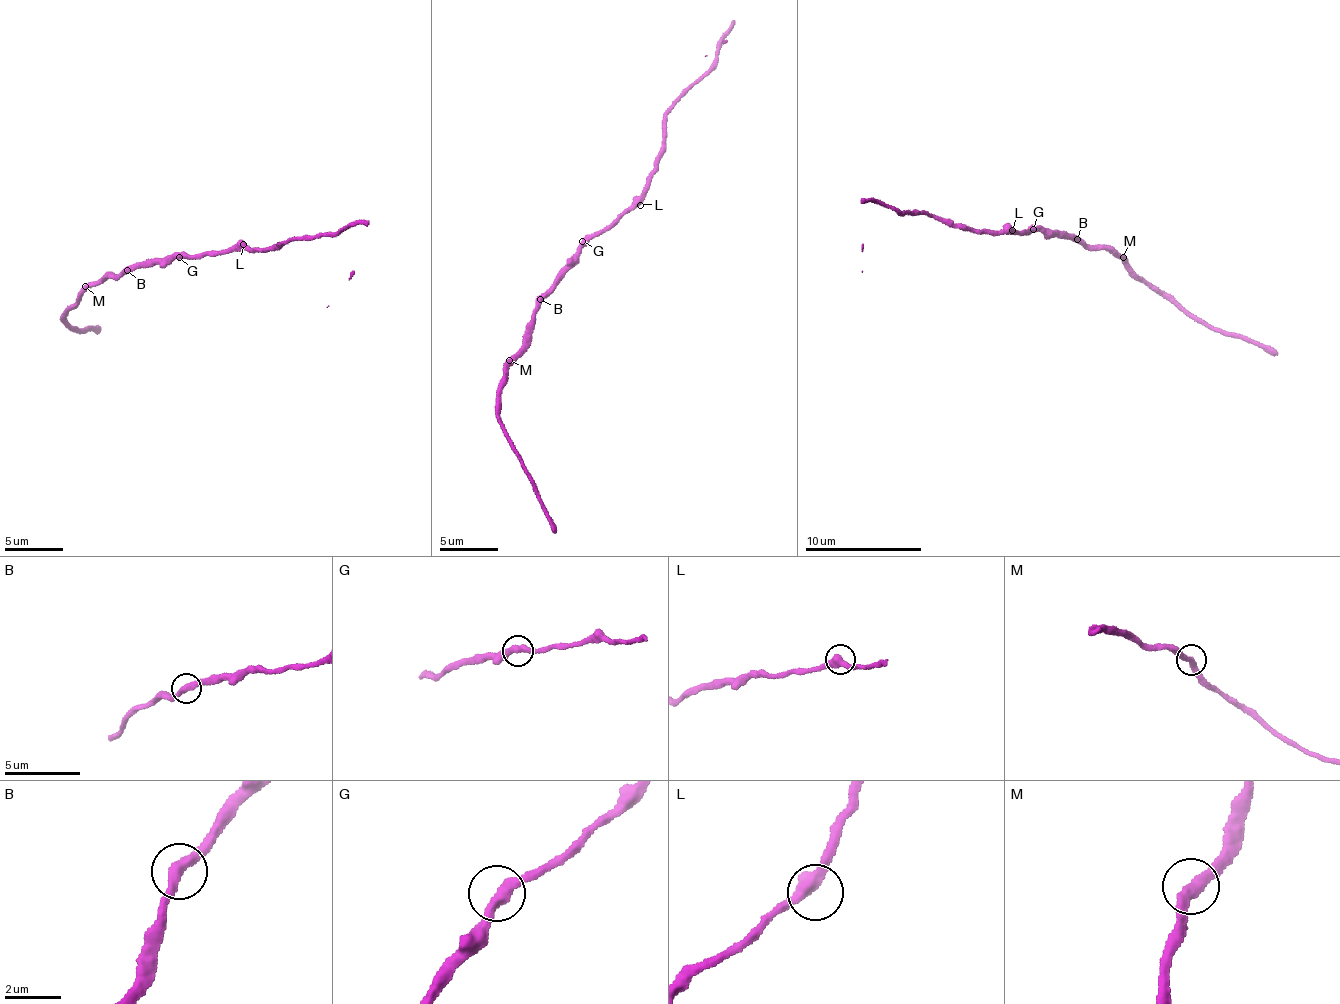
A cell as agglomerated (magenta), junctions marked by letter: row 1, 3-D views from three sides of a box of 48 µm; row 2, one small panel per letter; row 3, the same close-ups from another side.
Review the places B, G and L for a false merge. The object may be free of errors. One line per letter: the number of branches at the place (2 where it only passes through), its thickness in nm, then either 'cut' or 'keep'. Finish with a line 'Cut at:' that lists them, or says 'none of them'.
B: 2 | 400 nm | keep
G: 2 | 360 nm | keep
L: 2 | 440 nm | keep
Cut at: none of them

